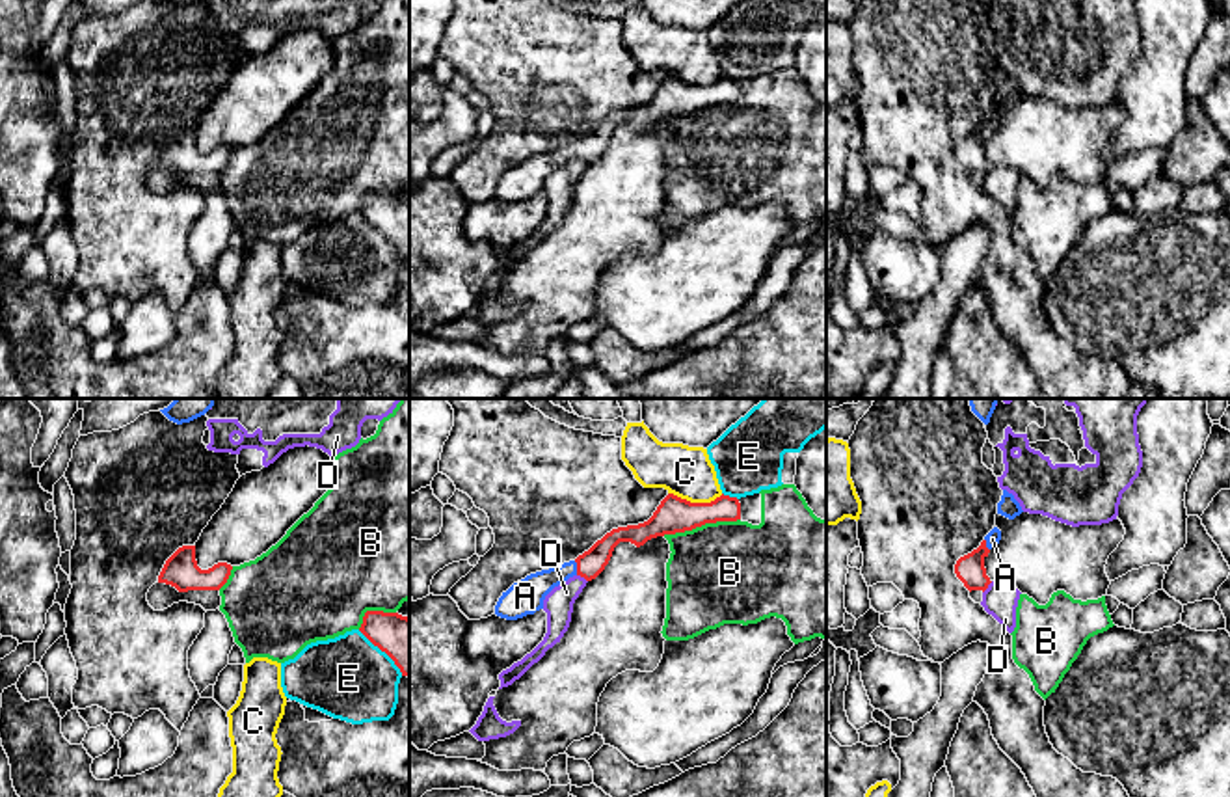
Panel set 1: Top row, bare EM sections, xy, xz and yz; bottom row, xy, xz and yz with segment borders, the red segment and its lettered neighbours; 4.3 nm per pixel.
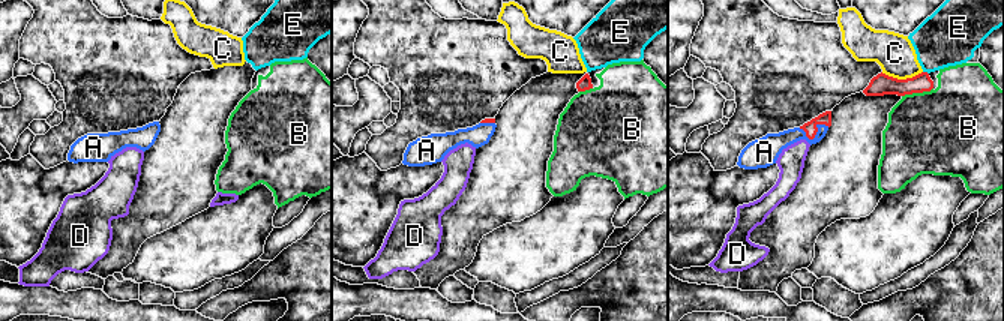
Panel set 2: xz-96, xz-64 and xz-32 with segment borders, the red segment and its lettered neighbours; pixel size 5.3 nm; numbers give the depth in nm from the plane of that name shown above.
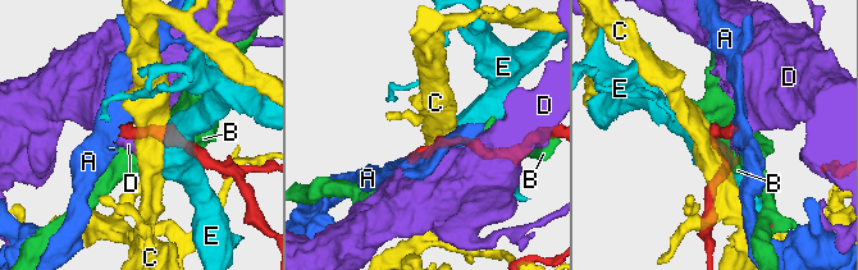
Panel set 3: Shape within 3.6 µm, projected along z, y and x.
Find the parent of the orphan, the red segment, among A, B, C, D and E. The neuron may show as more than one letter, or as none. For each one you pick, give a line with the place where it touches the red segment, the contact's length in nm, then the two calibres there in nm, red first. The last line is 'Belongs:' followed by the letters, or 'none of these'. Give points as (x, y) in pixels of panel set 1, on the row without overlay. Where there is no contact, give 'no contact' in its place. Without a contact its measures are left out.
A: xz (577, 151) | 70 nm | 110/150 nm
Belongs: A

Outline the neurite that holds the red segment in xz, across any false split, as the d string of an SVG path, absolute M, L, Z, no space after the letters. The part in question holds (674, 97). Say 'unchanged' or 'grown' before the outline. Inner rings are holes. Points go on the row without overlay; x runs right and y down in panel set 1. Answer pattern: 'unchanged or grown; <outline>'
grown; M668 76L648 104L612 112L575 143L530 156L514 166L499 181L495 197L506 203L534 197L543 192L545 179L569 160L581 158L586 164L595 162L608 147L620 125L631 125L640 130L657 119L692 114L705 106L737 102L741 102L741 86L737 80L722 76L711 86L690 86Z

